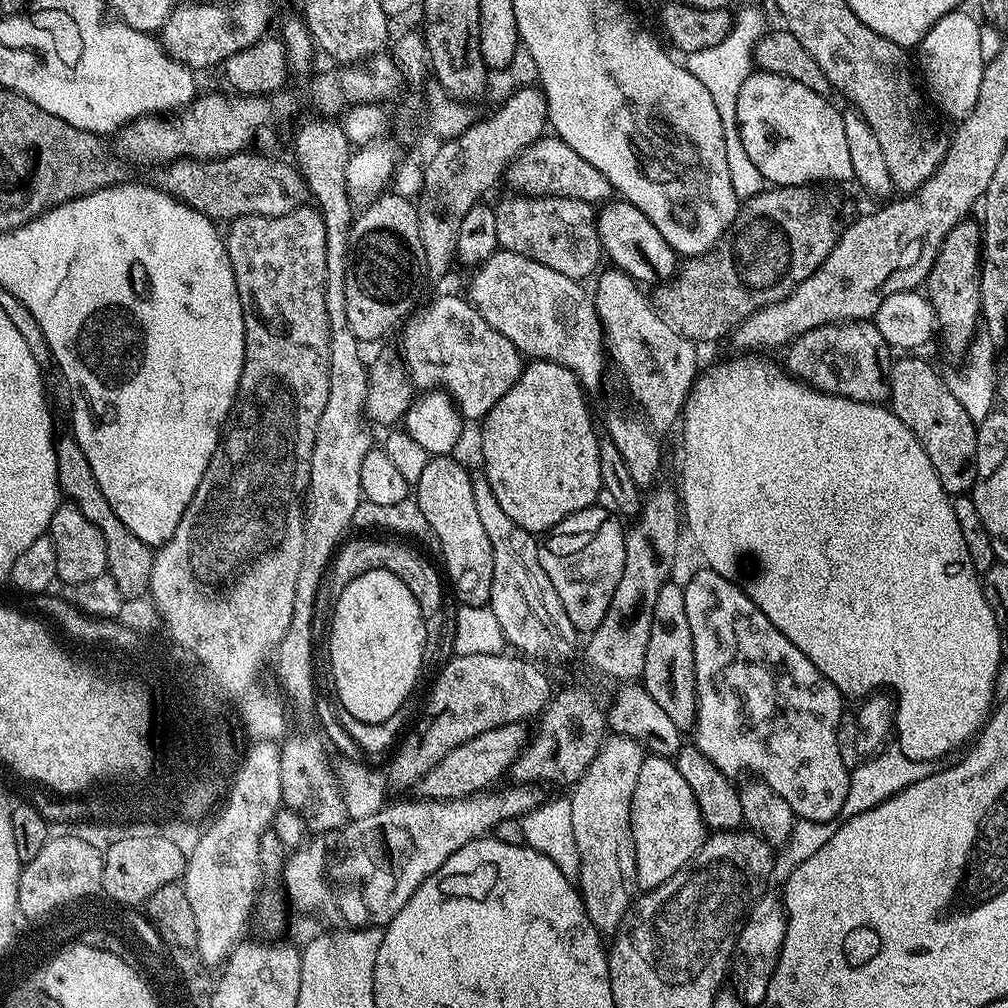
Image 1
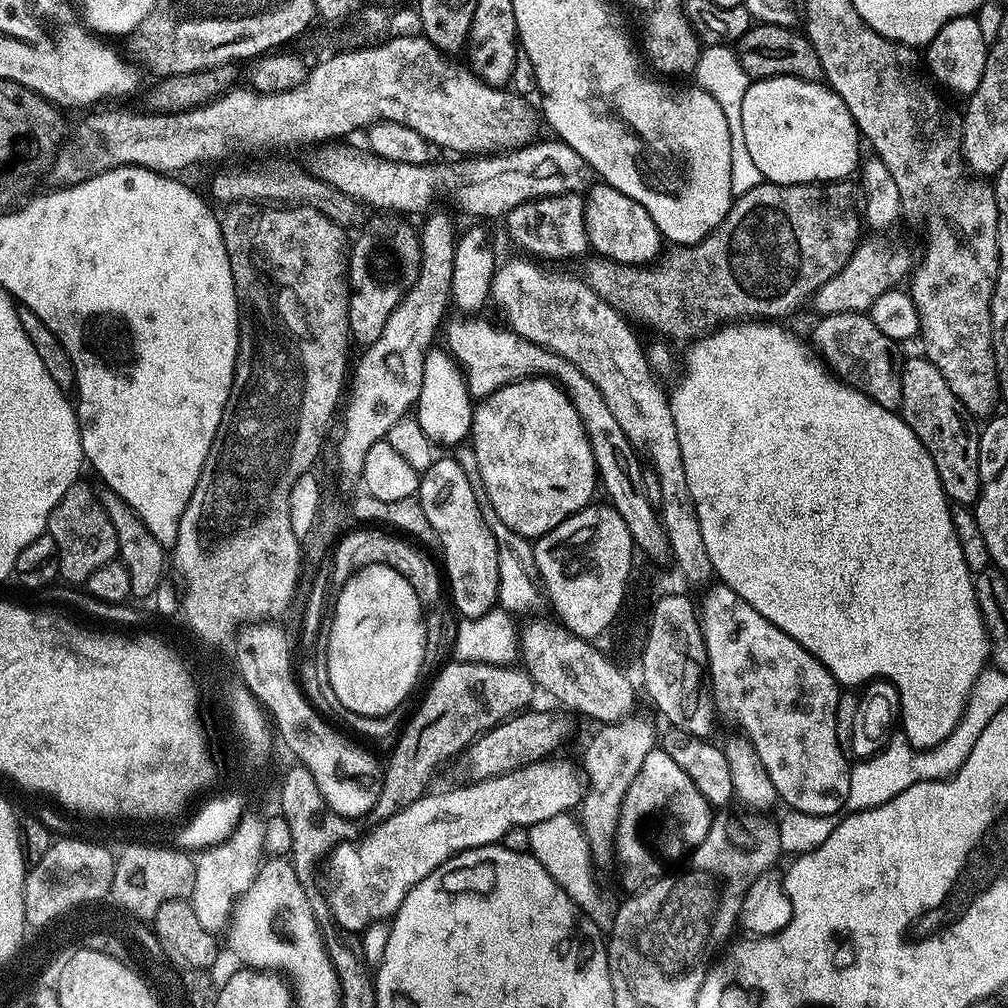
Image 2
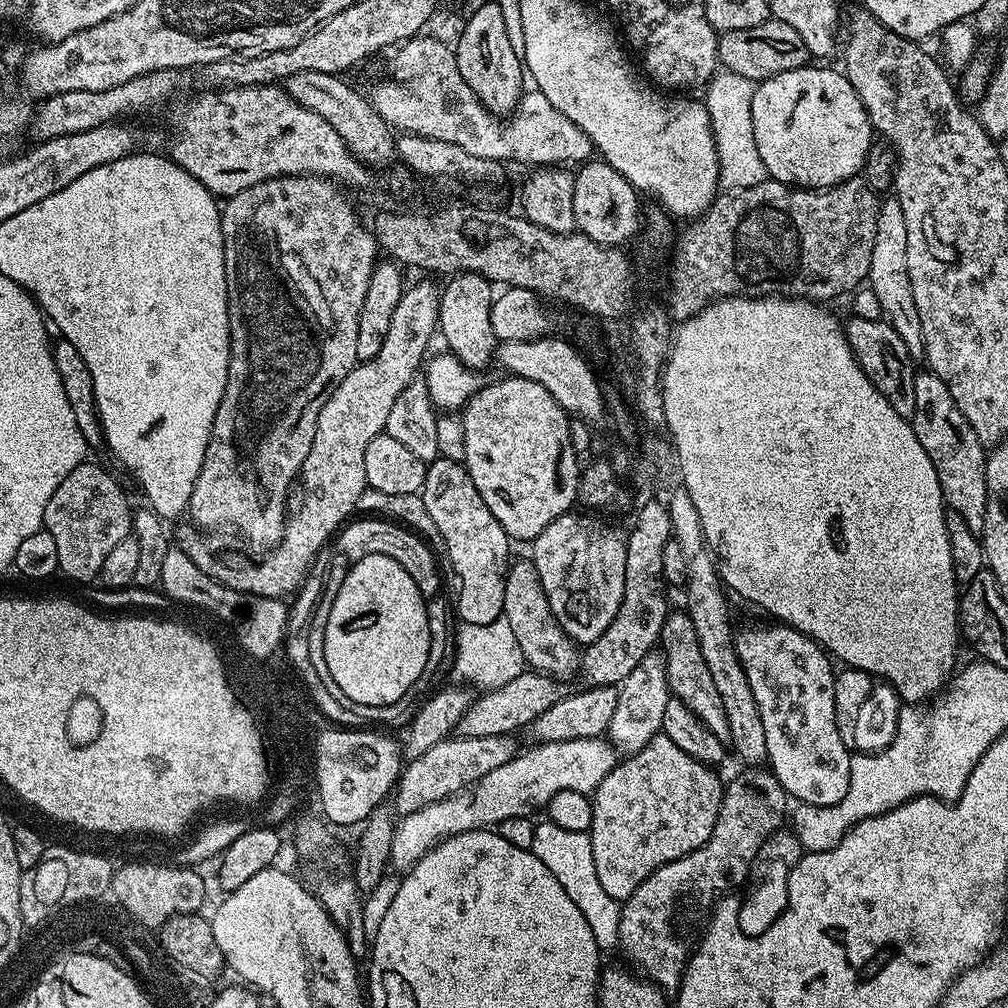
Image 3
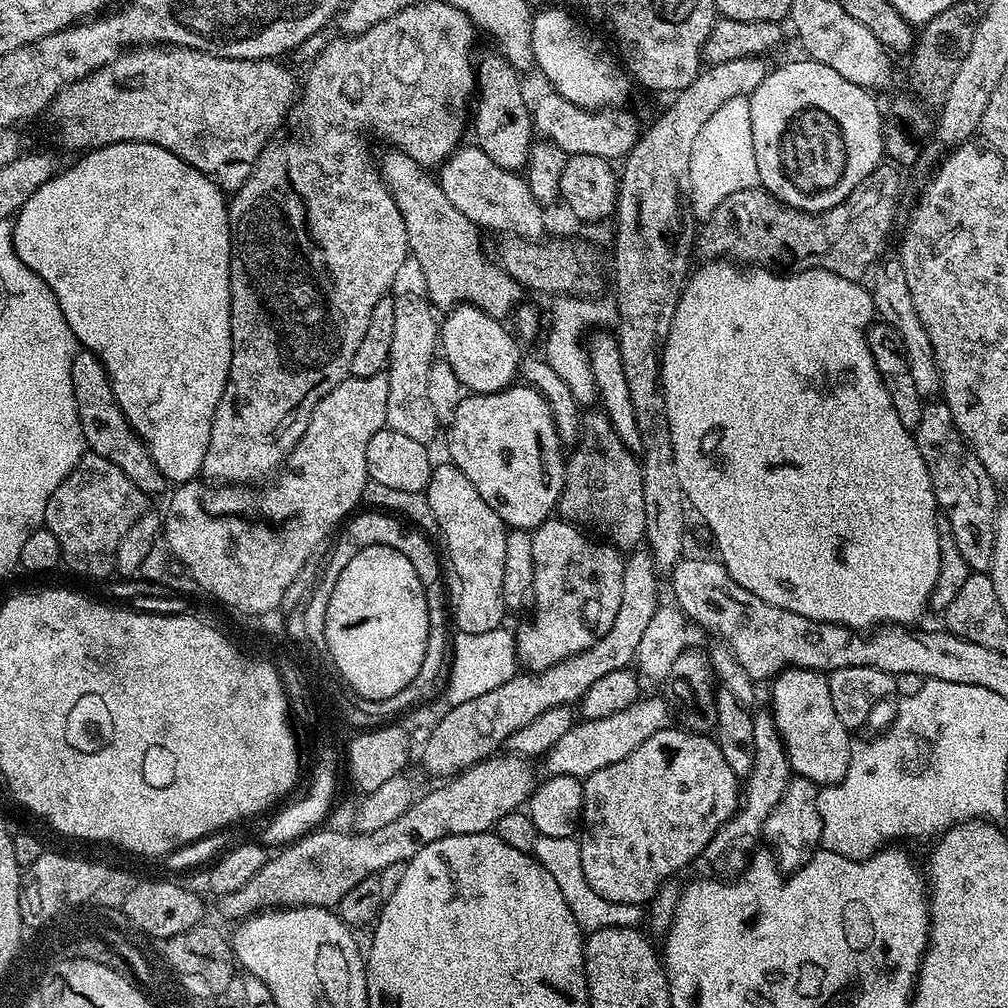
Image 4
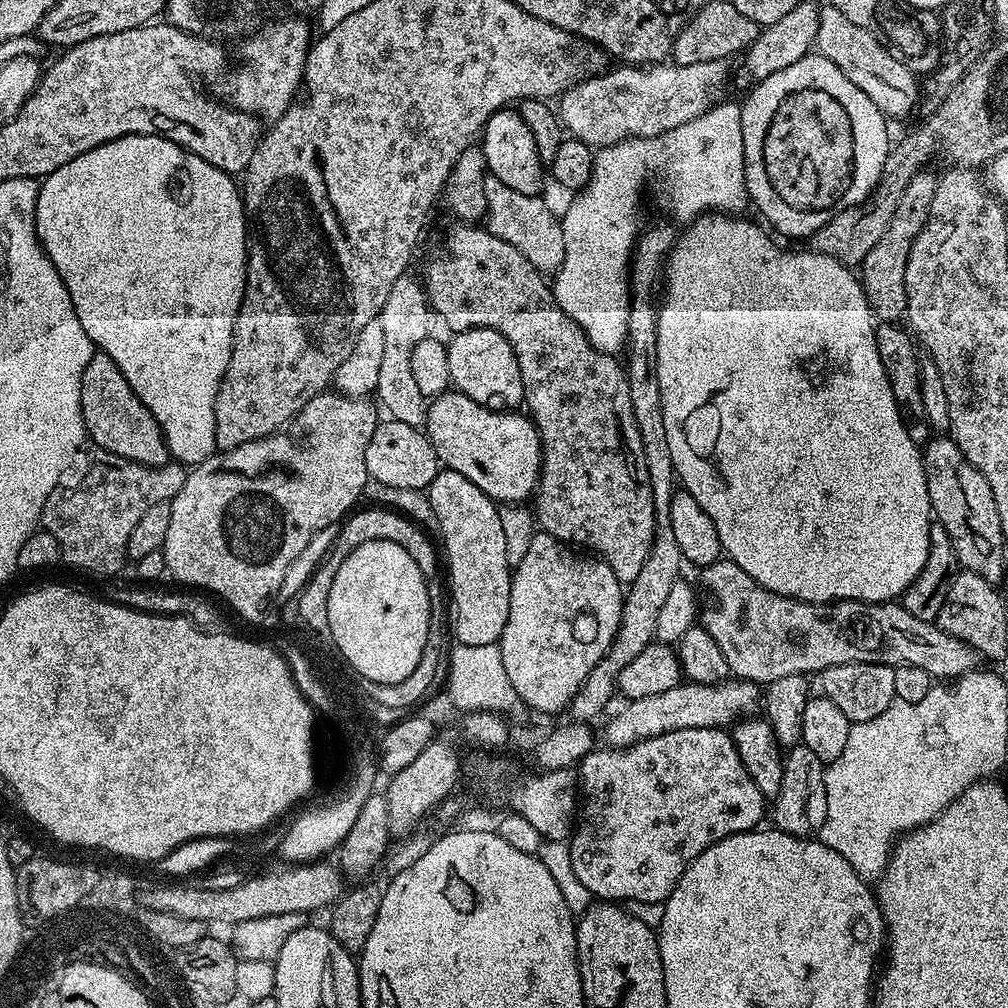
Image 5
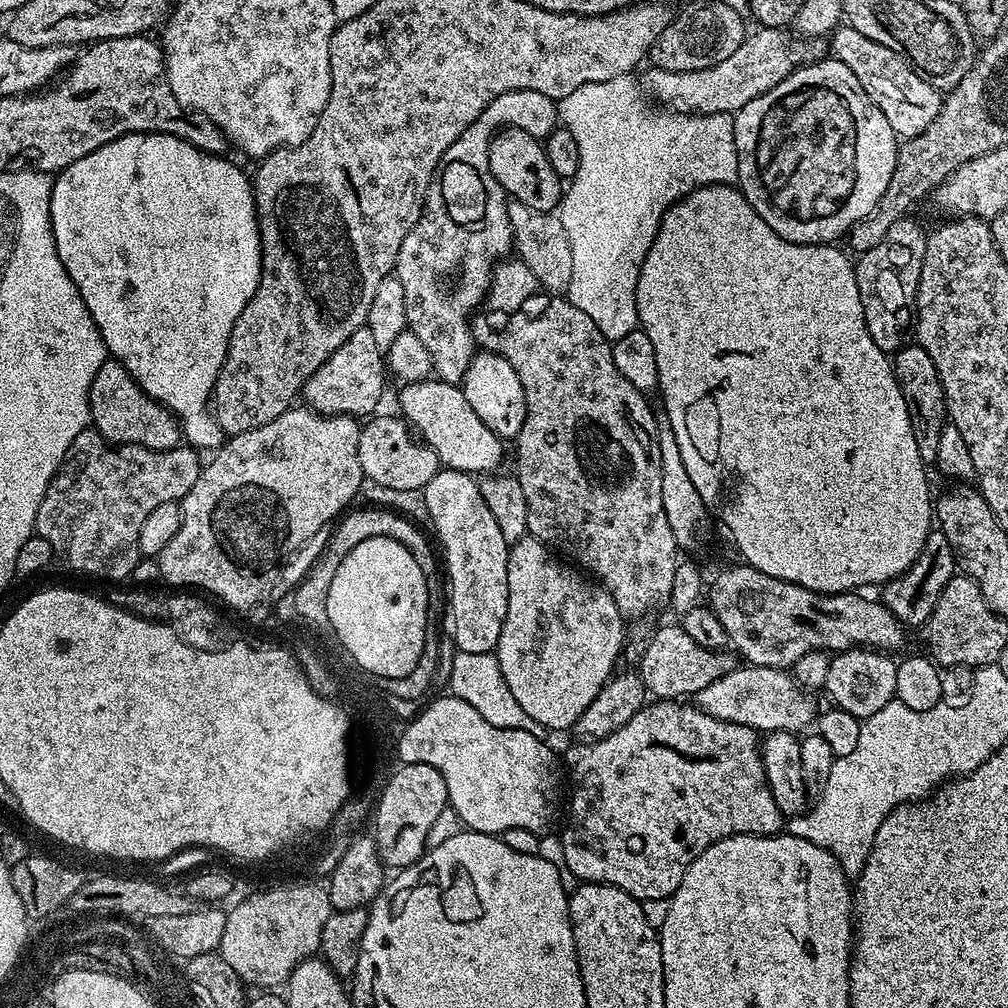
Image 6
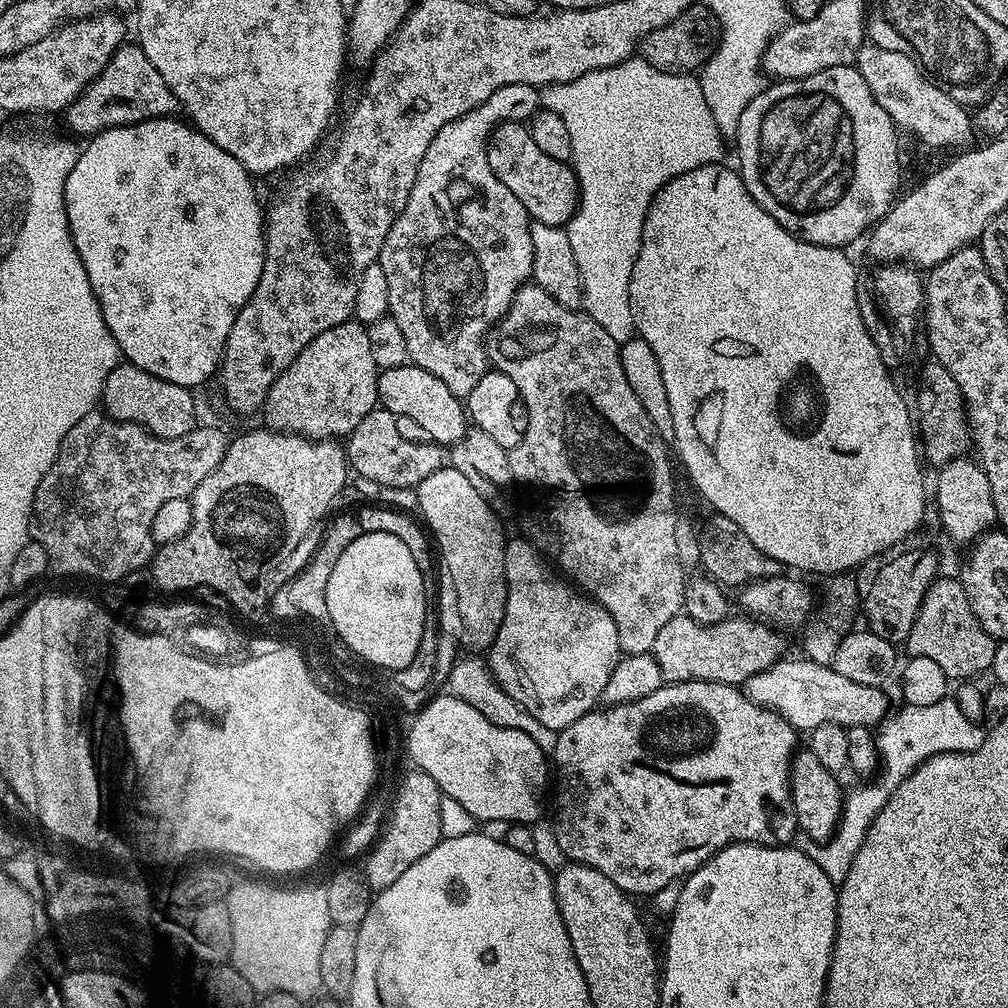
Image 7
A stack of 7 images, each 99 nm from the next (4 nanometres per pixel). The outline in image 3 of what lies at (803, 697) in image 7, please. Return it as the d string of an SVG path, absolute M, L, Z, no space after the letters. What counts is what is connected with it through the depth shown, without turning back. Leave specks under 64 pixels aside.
M594 736L592 738L574 738L566 742L537 743L536 748L529 752L521 751L506 766L498 766L498 770L490 770L486 778L473 784L470 790L455 792L452 796L442 798L430 806L422 806L422 810L414 810L409 816L400 816L404 828L395 825L395 829L404 832L404 848L412 848L412 856L416 856L416 848L424 848L428 852L432 847L448 836L457 836L463 832L472 832L476 828L491 829L502 823L506 818L517 816L531 817L534 812L547 809L548 803L554 798L554 794L562 794L562 790L578 790L579 792L593 793L610 774L610 770L618 763L618 753L607 739Z

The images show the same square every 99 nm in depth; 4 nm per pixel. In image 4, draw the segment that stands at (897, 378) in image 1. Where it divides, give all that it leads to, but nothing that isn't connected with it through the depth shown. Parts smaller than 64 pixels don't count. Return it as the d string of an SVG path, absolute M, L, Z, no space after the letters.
M936 398L925 403L922 422L918 422L914 435L918 450L926 462L928 473L932 479L937 509L946 514L949 522L952 523L954 542L958 542L958 550L962 553L962 558L966 558L972 572L987 573L991 569L992 555L994 554L994 526L996 525L996 509L998 507L996 481L990 478L990 474L986 474L986 466L982 466L982 462L978 462L976 451L964 441L962 434L954 426L950 406L944 403L943 399Z

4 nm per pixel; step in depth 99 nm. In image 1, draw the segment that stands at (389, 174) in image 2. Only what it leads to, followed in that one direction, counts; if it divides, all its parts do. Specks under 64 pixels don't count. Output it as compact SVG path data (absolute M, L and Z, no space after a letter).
M555 134L541 136L525 152L521 152L508 165L506 184L507 180L513 193L526 196L565 196L593 206L603 205L614 196L613 186L606 175L590 166L590 162L586 162L578 150L574 150Z

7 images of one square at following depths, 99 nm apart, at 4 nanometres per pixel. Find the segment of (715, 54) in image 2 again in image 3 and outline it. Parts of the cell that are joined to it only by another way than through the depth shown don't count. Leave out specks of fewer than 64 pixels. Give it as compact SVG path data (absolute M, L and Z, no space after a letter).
M723 70L708 81L707 91L712 91L710 113L713 140L716 143L717 158L720 161L719 183L725 189L754 186L766 178L762 154L758 154L758 142L754 142L754 122L752 121L752 99L756 93L756 84Z

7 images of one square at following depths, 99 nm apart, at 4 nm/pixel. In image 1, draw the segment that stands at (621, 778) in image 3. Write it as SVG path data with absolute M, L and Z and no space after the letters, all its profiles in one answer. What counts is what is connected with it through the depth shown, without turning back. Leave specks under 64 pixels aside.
M645 755L638 782L634 785L634 798L630 806L630 830L636 887L640 890L657 888L678 870L688 867L704 844L704 819L694 802L694 790L686 786L686 778L678 774L675 763L666 756Z

